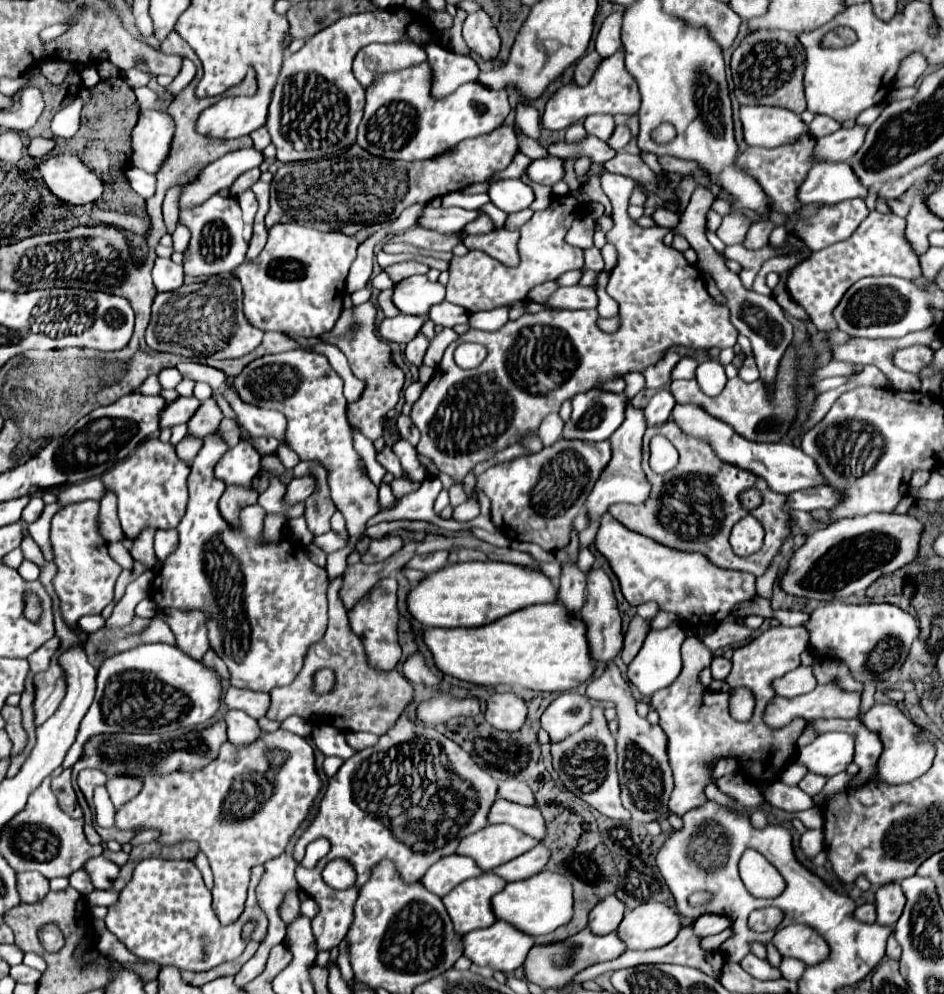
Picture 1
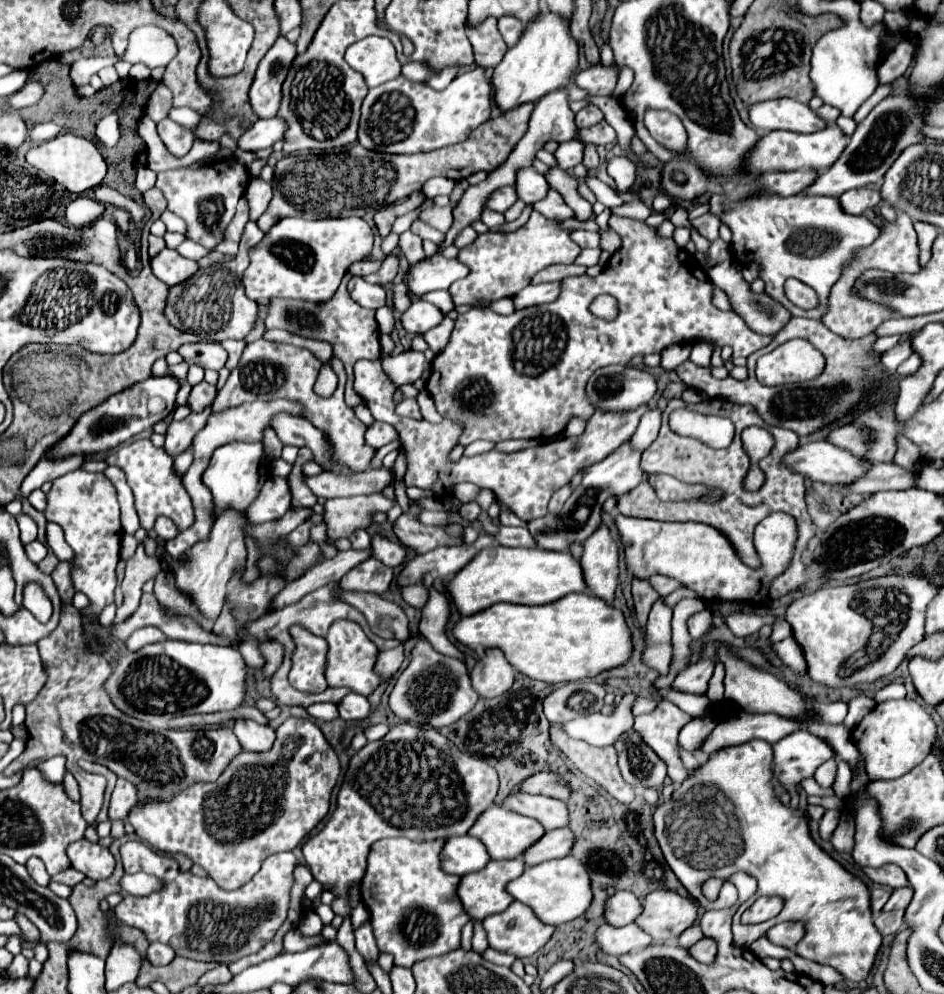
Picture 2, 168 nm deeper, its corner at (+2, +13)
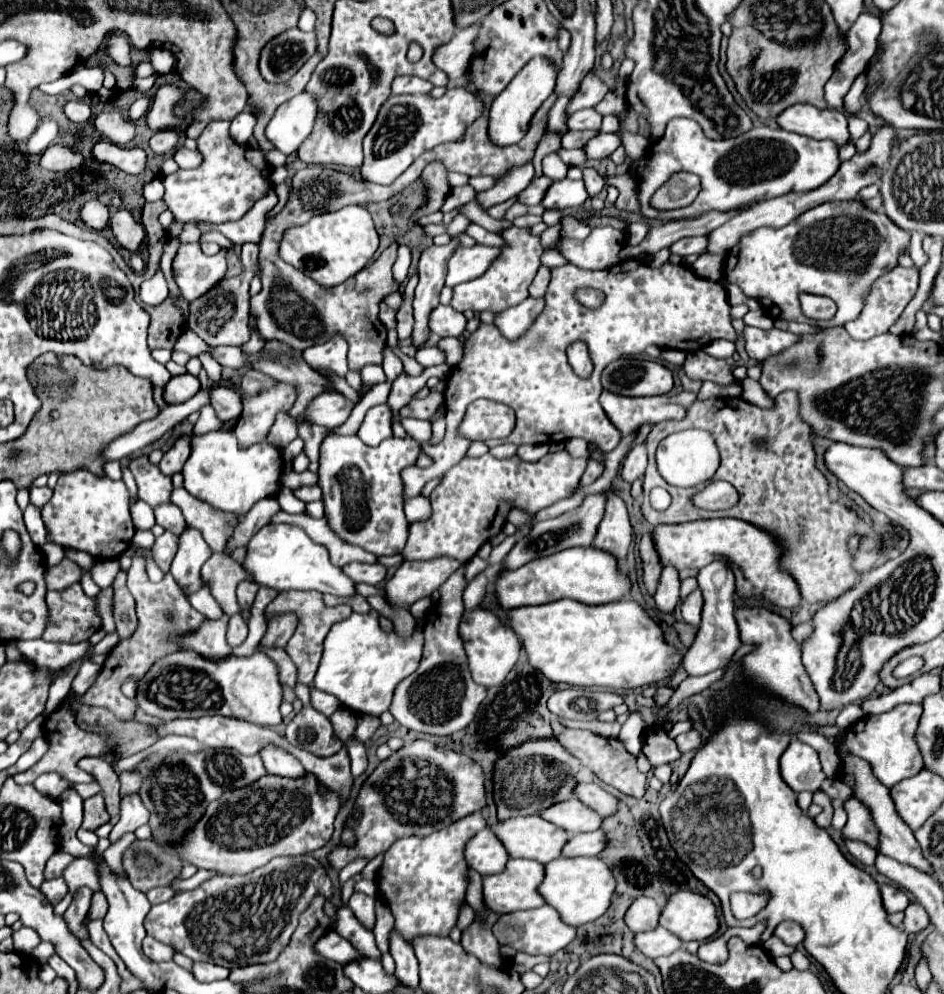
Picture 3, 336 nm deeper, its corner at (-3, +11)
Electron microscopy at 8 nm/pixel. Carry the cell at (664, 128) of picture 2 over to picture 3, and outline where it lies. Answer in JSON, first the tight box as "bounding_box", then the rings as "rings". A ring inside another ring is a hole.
{"bounding_box":[636,117,840,221],"rings":[[[676,117],[666,125],[664,135],[650,143],[646,149],[646,167],[636,175],[636,197],[640,203],[640,213],[646,219],[660,221],[678,221],[700,217],[708,211],[730,213],[744,205],[780,197],[786,193],[812,191],[824,185],[840,167],[838,147],[830,141],[816,141],[804,135],[796,135],[782,129],[770,129],[766,125],[752,127],[746,135],[734,139],[706,139],[702,127],[694,119]],[[688,171],[696,173],[702,179],[702,189],[696,201],[688,207],[674,211],[656,211],[648,205],[648,199],[668,181],[674,173]]]}

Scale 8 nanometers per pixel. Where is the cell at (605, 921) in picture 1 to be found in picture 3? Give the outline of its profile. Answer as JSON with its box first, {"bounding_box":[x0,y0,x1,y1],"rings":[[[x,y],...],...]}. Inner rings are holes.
{"bounding_box":[626,897,662,931],"rings":[[[638,897],[632,907],[626,913],[626,925],[634,931],[650,931],[654,927],[658,927],[658,917],[660,917],[662,909],[658,907],[658,903],[650,897]]]}

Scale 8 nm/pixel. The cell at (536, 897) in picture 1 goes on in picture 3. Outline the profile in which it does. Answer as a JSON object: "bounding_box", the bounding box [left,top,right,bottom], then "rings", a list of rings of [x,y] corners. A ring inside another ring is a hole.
{"bounding_box":[540,857,616,927],"rings":[[[560,857],[546,865],[546,877],[540,887],[540,895],[552,905],[564,923],[572,927],[580,927],[590,923],[606,913],[614,895],[616,879],[610,875],[610,867],[598,857]]]}

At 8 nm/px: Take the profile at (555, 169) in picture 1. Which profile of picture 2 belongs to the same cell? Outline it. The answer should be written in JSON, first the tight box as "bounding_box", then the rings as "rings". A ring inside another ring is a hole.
{"bounding_box":[553,141,583,171],"rings":[[[565,141],[559,143],[559,147],[555,149],[553,157],[557,159],[557,167],[561,167],[563,171],[573,169],[577,163],[583,161],[583,145],[579,141]]]}

